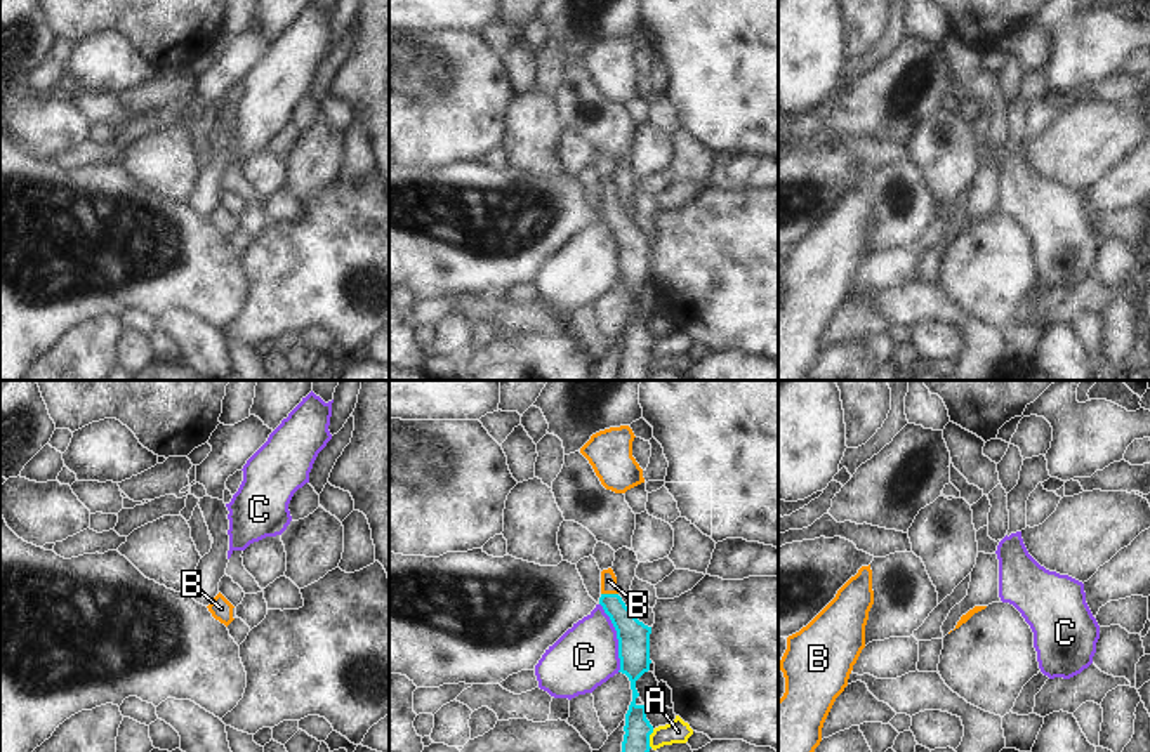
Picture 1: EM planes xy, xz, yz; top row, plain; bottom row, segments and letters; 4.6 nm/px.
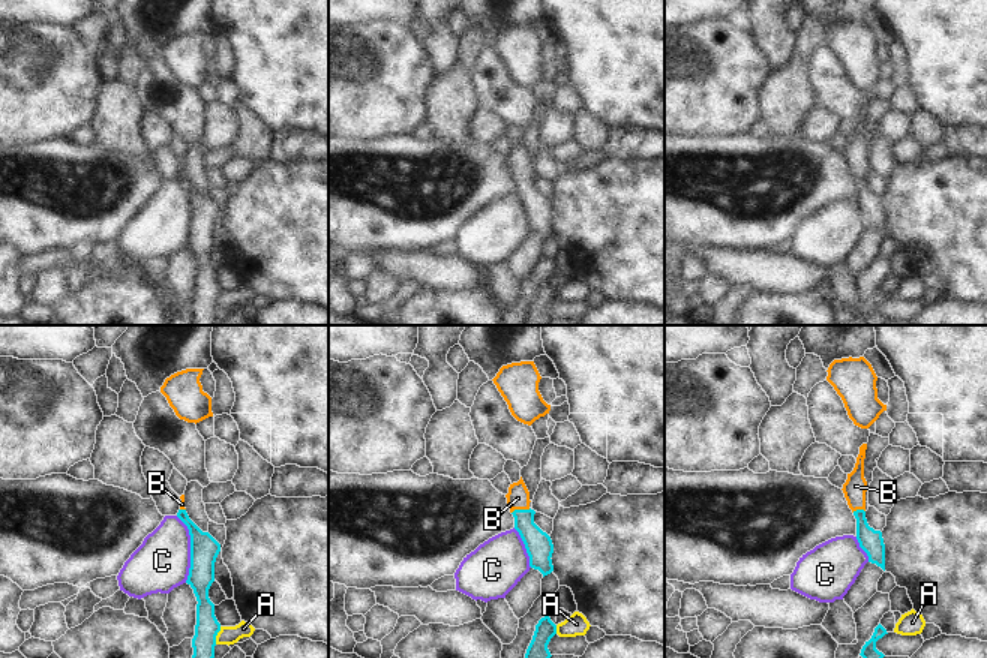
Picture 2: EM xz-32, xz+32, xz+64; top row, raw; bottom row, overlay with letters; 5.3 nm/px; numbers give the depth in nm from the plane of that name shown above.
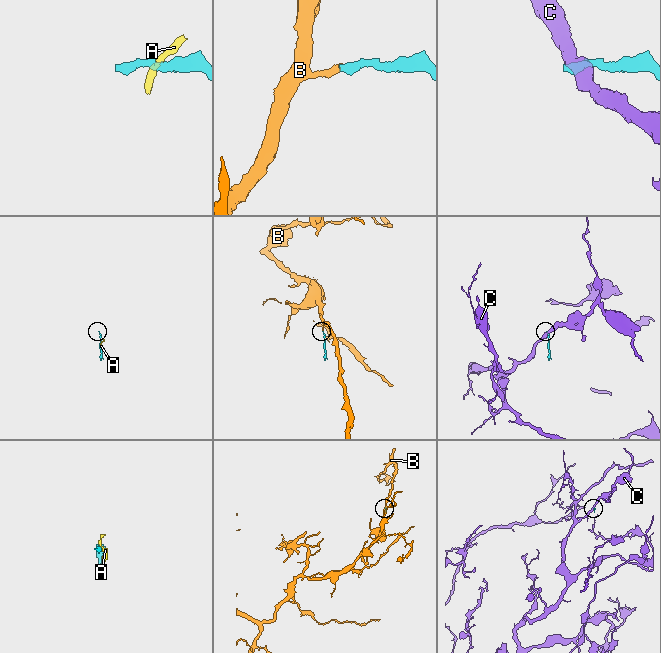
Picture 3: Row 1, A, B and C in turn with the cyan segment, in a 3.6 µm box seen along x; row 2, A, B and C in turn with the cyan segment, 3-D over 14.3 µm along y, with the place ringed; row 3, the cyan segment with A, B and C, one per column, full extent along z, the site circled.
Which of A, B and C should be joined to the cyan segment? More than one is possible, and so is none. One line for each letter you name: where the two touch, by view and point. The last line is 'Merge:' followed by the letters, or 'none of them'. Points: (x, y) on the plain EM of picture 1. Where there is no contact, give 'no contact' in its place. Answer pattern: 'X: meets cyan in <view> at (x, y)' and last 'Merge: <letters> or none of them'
B: meets cyan in xz at (610, 205)
Merge: B

